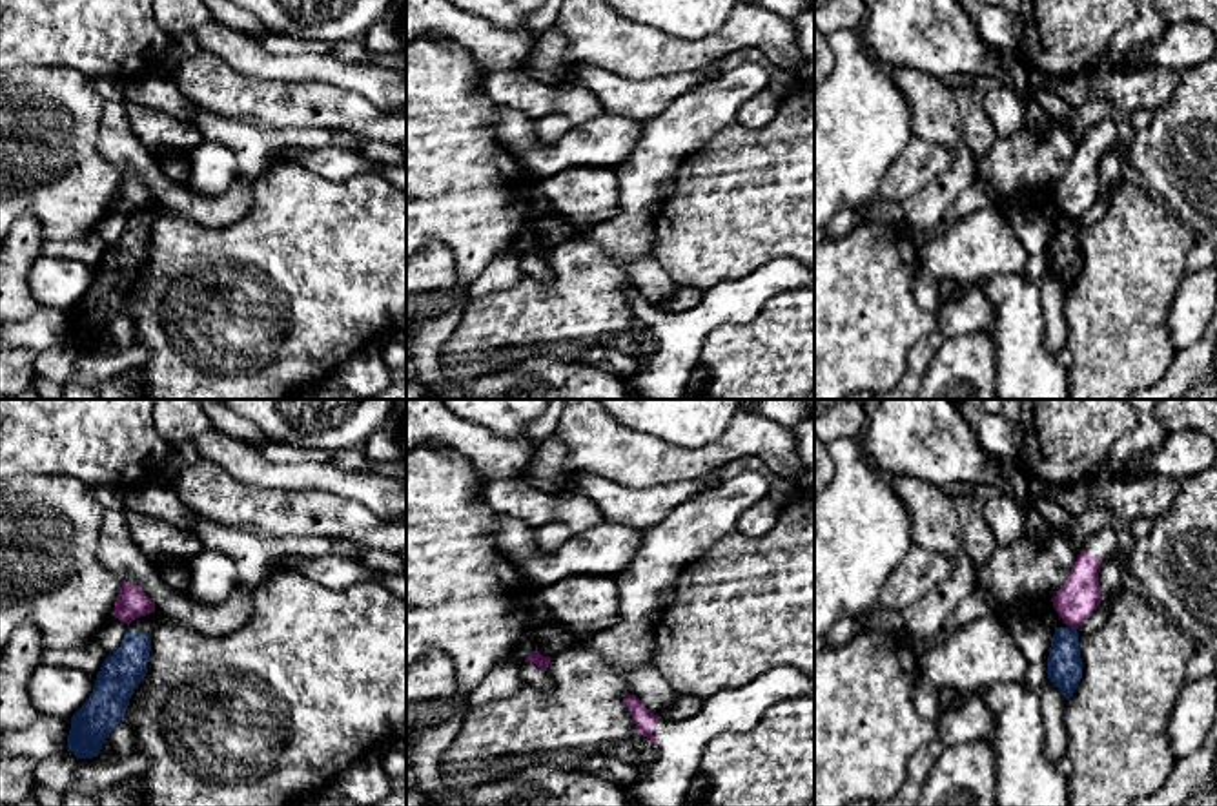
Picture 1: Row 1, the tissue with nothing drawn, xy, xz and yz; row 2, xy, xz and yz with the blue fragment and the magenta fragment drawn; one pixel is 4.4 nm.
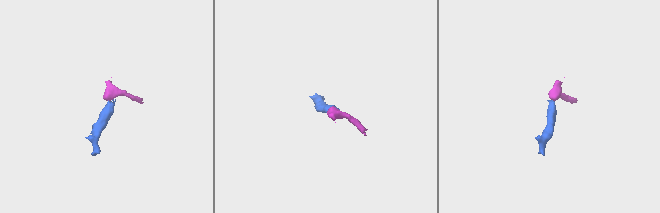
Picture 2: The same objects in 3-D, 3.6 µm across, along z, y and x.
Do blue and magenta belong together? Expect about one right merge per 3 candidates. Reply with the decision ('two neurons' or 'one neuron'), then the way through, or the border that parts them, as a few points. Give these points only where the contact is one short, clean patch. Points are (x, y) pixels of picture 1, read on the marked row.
two neurons; border along yz (1070, 626), (1075, 630)

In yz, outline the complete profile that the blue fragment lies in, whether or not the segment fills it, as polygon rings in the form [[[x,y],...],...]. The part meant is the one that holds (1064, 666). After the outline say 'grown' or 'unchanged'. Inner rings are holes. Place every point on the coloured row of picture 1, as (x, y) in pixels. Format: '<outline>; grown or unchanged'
[[[1040,598],[1033,616],[1053,633],[1048,656],[1048,678],[1060,689],[1064,698],[1069,700],[1082,678],[1079,633],[1062,622],[1051,598]]]; grown

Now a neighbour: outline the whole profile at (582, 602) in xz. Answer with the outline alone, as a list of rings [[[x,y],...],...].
[[[574,574],[539,593],[567,627],[605,631],[619,622],[619,589],[614,576]]]

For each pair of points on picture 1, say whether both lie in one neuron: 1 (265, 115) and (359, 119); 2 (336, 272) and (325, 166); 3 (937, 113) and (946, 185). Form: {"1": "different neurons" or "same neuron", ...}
{"1": "same neuron", "2": "different neurons", "3": "same neuron"}

